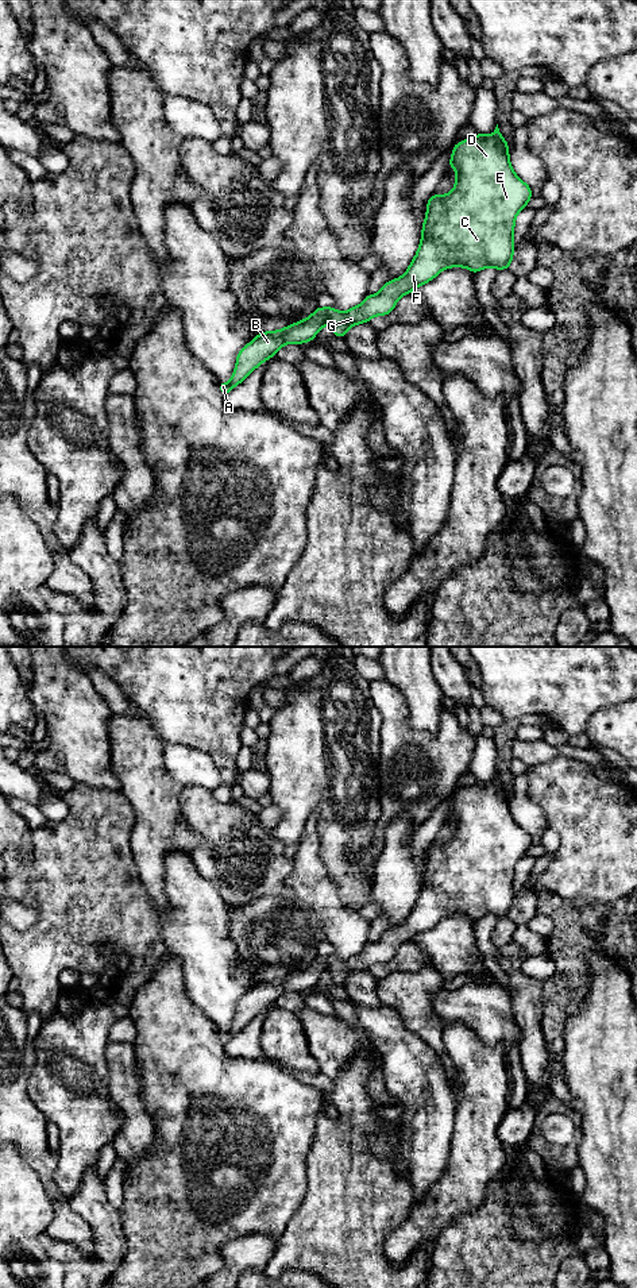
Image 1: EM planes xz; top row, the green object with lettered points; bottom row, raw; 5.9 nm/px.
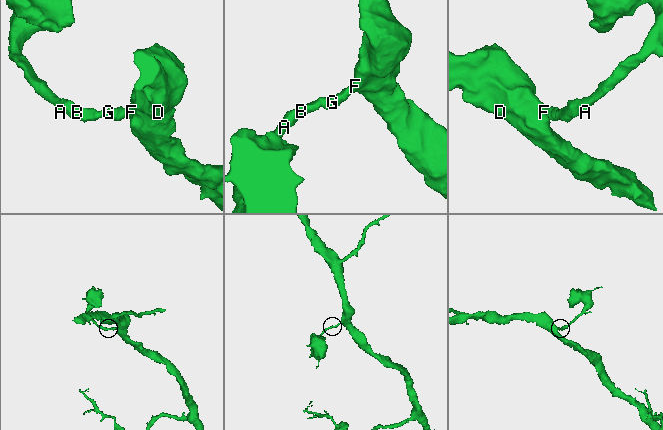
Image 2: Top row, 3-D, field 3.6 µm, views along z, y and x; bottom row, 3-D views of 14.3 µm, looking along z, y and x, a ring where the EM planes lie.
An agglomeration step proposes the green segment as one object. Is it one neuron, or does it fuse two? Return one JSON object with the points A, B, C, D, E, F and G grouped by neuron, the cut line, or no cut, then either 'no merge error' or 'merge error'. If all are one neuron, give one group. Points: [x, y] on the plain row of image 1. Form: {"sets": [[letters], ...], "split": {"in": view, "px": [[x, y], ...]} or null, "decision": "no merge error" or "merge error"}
{"sets": [["A", "B", "C", "D", "E", "F", "G"]], "split": null, "decision": "no merge error"}

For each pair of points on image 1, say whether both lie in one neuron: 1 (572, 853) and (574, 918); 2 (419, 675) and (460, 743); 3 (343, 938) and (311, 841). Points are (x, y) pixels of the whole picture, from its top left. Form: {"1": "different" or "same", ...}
{"1": "different", "2": "different", "3": "same"}

